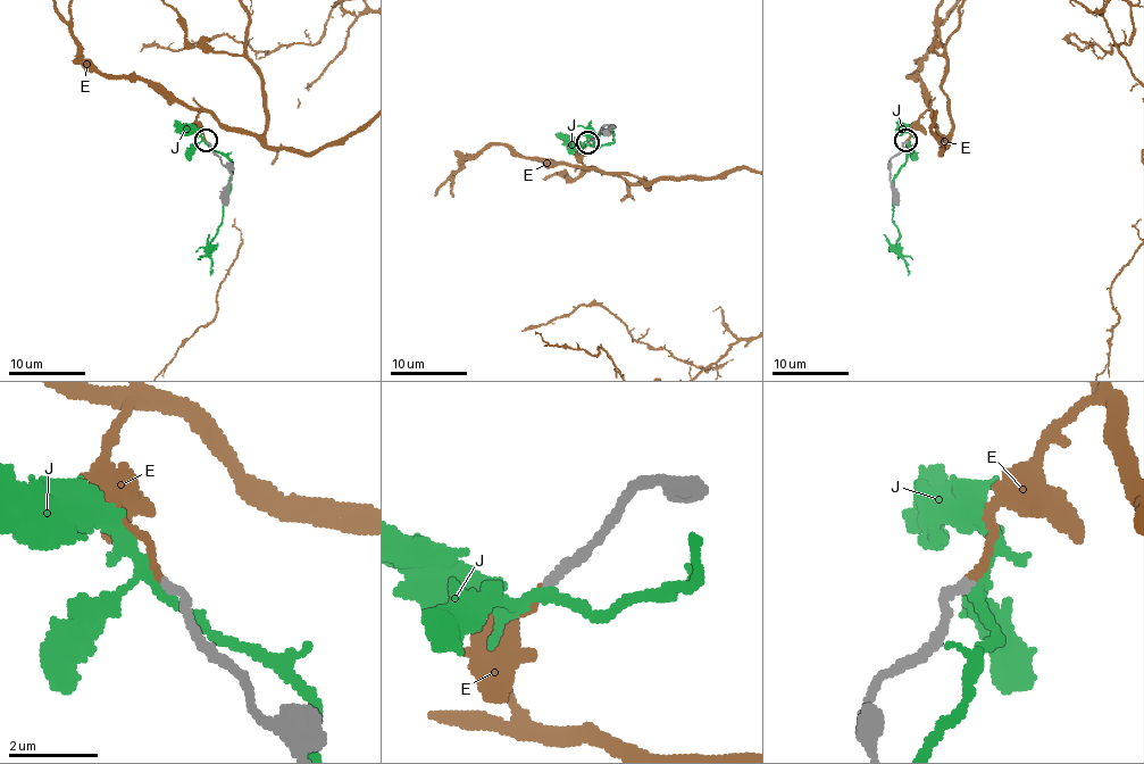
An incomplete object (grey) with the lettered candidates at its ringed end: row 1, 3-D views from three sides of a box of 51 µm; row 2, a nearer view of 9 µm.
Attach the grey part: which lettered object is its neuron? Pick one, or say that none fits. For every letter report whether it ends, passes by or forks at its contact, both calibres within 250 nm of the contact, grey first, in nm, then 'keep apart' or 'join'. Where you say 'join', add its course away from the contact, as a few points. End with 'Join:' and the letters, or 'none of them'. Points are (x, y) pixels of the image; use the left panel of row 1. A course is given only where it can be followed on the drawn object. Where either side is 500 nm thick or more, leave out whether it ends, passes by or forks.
E: it ends there; 200 nm thick on the grey side, 180 nm on the other; join
J: it forks there; 220 nm thick on the grey side, 180 nm on the other; keep apart
Join: E

